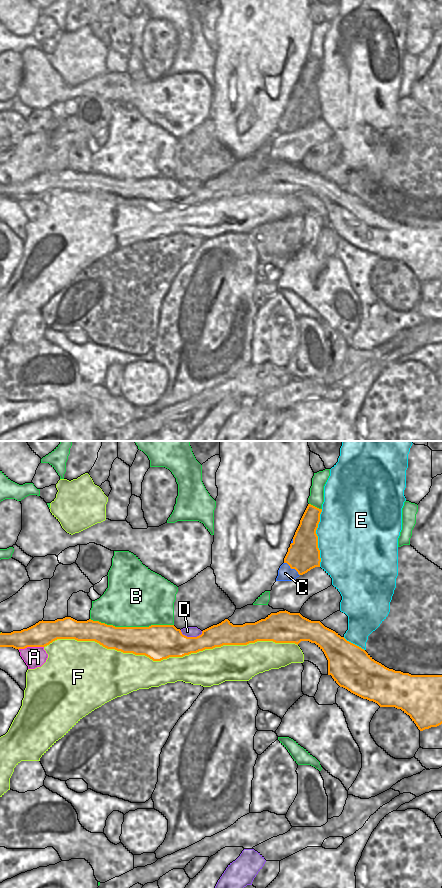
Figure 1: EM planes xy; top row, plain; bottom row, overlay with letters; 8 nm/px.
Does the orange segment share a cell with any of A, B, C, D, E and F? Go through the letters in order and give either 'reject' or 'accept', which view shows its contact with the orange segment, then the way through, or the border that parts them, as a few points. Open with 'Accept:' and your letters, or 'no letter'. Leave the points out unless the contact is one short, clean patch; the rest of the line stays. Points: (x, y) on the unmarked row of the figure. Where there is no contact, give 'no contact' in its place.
Accept: no letter
A: reject; contact in xy
B: reject; contact in xy
C: reject; contact in xy
D: reject; contact in xy
E: reject; contact in xy
F: reject; contact in xy

